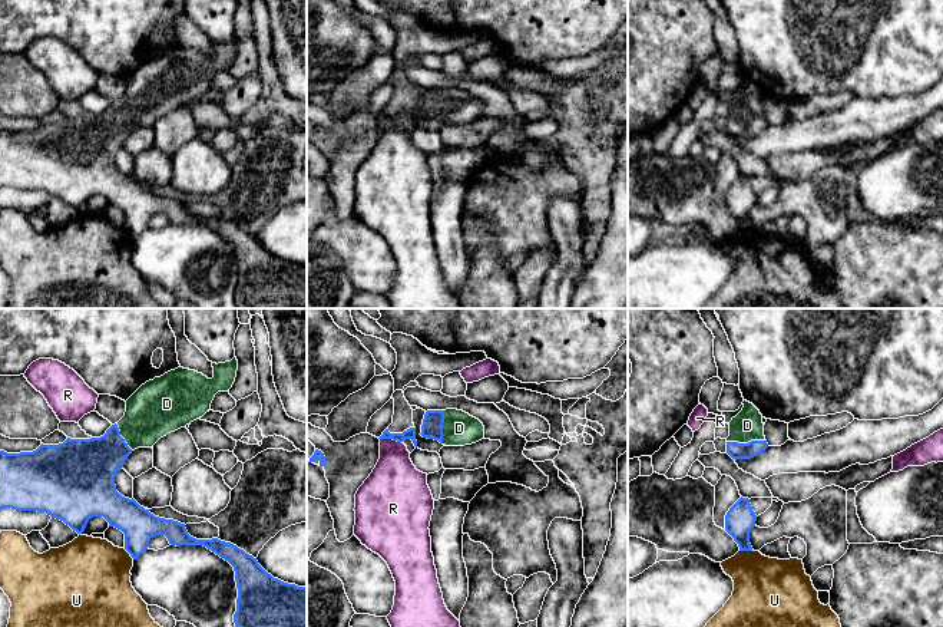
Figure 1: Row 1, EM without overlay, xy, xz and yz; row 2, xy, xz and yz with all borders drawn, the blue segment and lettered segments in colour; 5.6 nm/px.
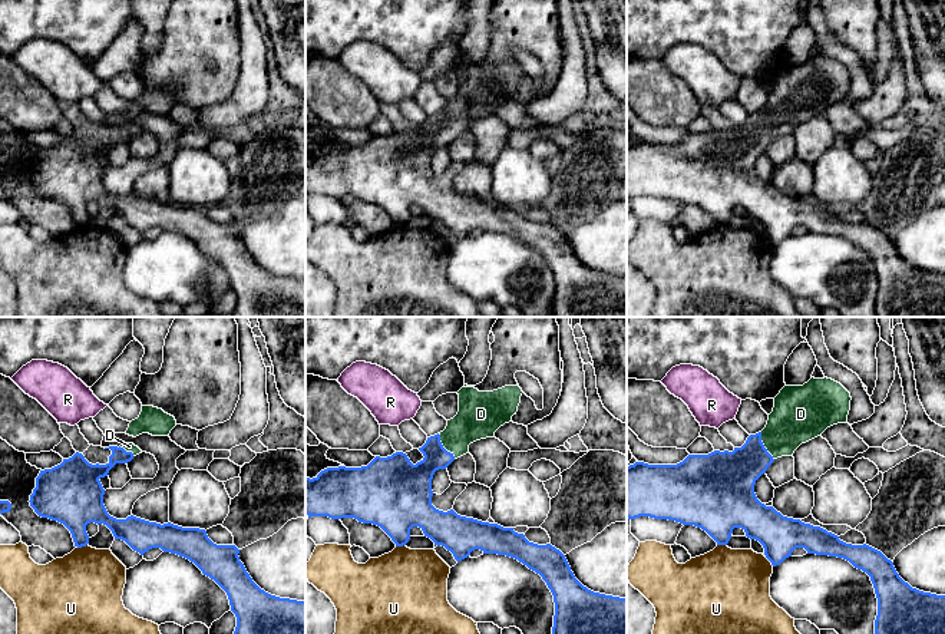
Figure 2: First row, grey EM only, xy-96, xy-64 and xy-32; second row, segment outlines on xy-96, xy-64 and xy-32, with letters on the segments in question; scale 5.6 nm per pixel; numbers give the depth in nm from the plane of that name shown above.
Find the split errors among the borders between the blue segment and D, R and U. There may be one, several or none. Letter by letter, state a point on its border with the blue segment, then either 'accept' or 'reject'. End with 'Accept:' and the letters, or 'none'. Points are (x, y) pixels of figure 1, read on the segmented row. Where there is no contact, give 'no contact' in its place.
D: contact yz (745, 444); accept
R: contact xz (391, 438); reject
U: contact yz (745, 550); reject
Accept: D

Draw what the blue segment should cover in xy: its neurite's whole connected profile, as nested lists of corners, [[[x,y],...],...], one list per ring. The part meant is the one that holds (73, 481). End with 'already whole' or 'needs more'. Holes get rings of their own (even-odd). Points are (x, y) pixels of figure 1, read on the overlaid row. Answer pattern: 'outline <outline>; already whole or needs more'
outline [[[236,357],[225,363],[212,363],[212,367],[212,379],[195,370],[178,367],[146,382],[126,400],[125,416],[100,438],[67,438],[59,445],[42,443],[33,452],[0,451],[0,509],[46,512],[63,521],[79,535],[90,518],[103,517],[109,527],[125,534],[125,550],[133,560],[148,550],[149,541],[156,535],[165,535],[169,544],[176,547],[204,545],[234,567],[238,588],[235,627],[307,627],[307,587],[274,578],[257,558],[231,542],[191,537],[185,524],[155,517],[133,498],[125,498],[116,491],[116,472],[123,468],[135,449],[153,448],[161,438],[209,412],[218,392],[229,392],[236,377]]]; needs more

